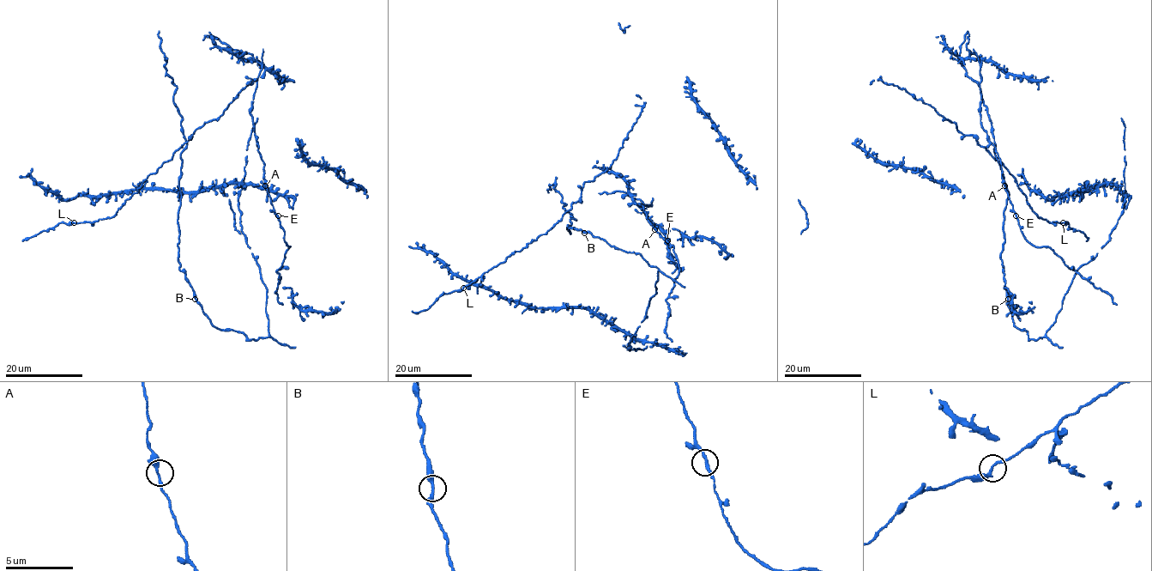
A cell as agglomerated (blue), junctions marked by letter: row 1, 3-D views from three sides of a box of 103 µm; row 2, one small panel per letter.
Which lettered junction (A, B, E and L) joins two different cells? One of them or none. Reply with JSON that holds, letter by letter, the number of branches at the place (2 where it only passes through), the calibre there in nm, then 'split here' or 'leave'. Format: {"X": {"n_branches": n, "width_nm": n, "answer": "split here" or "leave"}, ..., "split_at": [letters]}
{"A": {"n_branches": 2, "width_nm": 240, "answer": "leave"}, "B": {"n_branches": 2, "width_nm": 260, "answer": "leave"}, "E": {"n_branches": 2, "width_nm": 240, "answer": "leave"}, "L": {"n_branches": 2, "width_nm": 260, "answer": "leave"}, "split_at": []}

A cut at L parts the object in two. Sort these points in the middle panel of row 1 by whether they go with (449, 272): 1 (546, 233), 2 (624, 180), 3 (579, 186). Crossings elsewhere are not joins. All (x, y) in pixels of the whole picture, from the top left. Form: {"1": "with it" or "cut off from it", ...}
{"1": "cut off from it", "2": "with it", "3": "cut off from it"}

